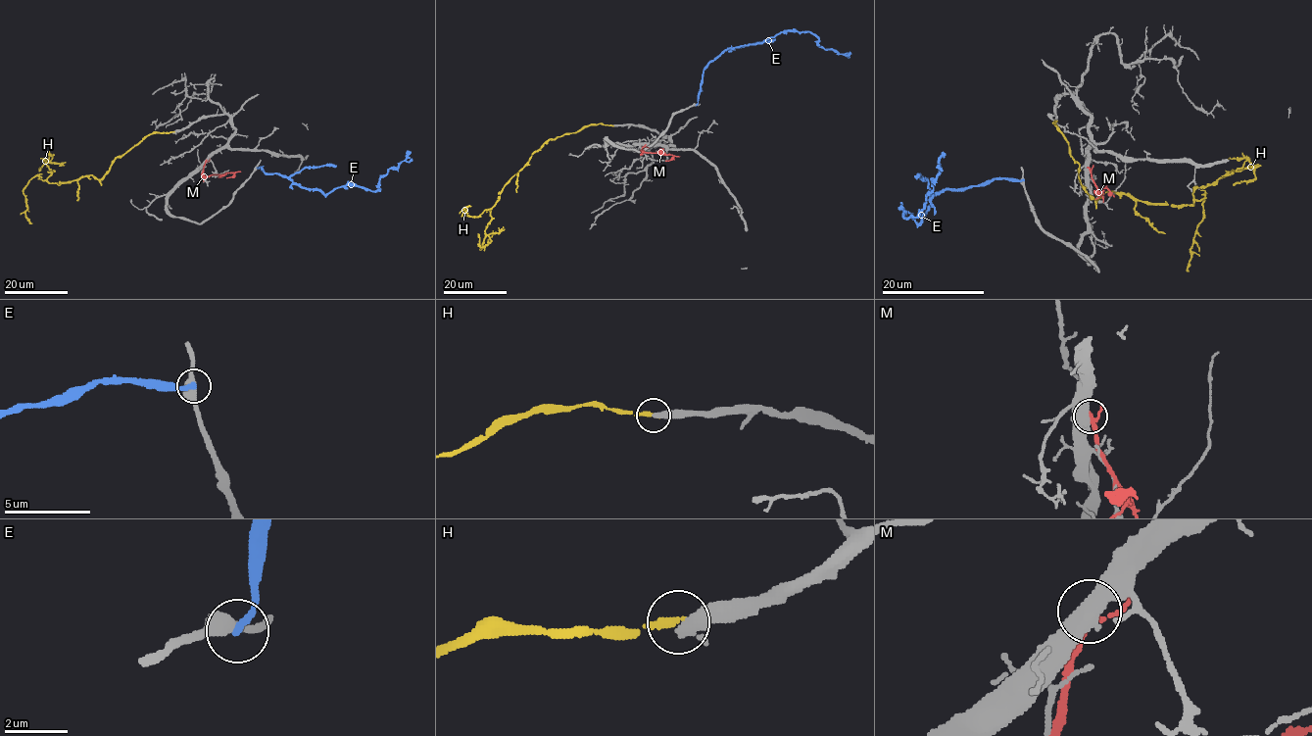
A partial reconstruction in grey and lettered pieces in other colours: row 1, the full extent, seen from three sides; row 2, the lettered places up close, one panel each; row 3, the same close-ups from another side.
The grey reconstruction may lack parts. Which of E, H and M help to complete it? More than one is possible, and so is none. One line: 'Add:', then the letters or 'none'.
Add: none

